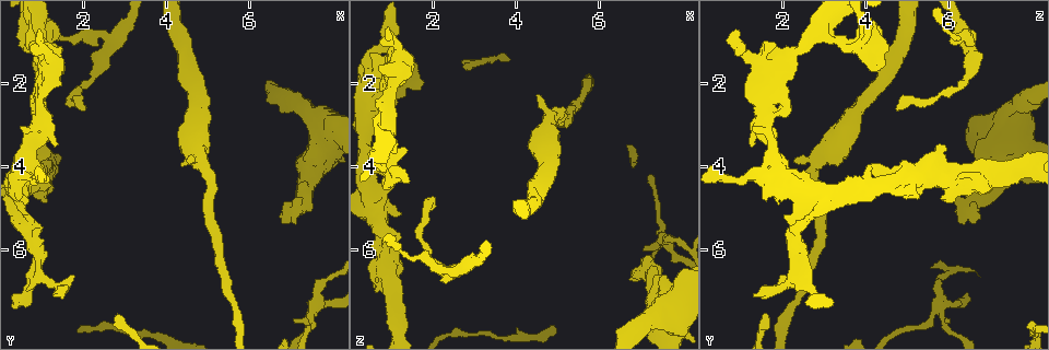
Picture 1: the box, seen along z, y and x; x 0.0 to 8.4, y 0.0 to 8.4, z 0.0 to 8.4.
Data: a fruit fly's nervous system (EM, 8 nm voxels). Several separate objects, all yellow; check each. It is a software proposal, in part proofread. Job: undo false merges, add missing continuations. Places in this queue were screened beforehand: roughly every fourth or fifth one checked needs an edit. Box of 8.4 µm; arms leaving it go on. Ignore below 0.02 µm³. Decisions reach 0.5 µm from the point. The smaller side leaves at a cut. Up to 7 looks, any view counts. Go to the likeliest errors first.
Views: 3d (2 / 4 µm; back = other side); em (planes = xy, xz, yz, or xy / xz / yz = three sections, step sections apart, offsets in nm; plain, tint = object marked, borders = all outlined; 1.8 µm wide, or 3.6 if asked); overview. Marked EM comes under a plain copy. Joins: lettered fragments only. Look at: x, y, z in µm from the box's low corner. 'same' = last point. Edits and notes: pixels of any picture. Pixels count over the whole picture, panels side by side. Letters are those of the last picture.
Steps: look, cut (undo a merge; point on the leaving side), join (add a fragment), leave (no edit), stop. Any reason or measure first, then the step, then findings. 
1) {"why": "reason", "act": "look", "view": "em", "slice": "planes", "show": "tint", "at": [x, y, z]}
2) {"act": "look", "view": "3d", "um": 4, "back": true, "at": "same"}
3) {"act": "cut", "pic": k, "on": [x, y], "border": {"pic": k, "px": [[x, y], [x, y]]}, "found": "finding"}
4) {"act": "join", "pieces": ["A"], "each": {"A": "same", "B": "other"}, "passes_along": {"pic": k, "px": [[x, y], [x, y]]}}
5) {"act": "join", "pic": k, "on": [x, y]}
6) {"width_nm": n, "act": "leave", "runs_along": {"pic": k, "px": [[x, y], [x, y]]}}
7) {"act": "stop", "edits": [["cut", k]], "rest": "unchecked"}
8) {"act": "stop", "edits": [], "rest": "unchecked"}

{"act": "look", "view": "em", "slice": "yz", "step": 16, "show": "tint", "at": [1.00, 2.40, 1.65]}

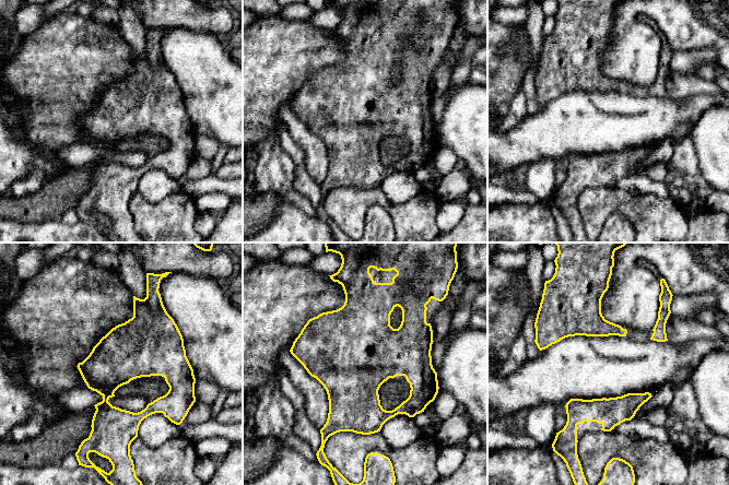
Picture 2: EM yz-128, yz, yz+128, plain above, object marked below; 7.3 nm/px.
{"act": "look", "view": "em", "slice": "planes", "show": "borders", "at": "same"}

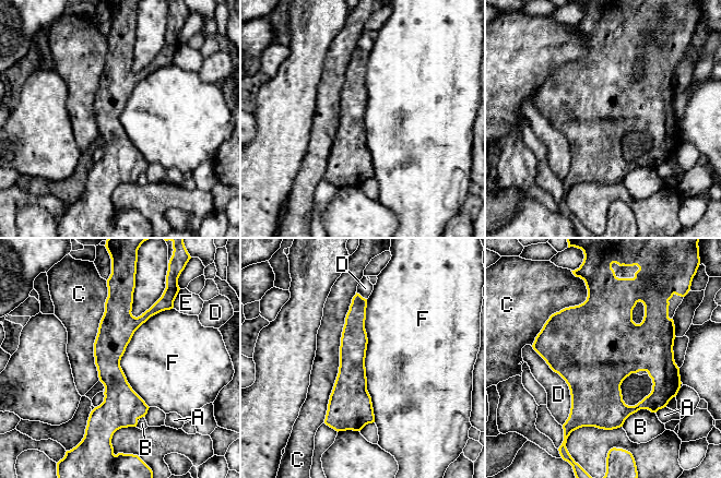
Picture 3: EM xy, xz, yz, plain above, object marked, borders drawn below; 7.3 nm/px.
{"width_nm": 220, "act": "leave", "each": {"A": "other", "B": "other", "C": "other", "D": "other", "E": "other", "F": "other"}, "runs_along": {"pic": 3, "px": [[113, 295], [118, 426]]}, "found": "all the same neuron"}

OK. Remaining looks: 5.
{"why": "branch stops here", "act": "look", "view": "3d", "um": 4, "back": true, "at": [1.95, 2.65, 4.70]}

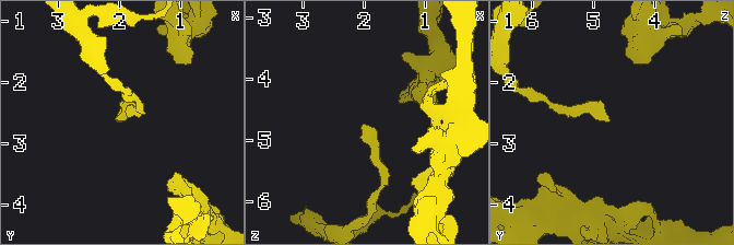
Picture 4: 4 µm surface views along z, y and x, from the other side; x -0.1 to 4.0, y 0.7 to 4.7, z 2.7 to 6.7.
{"act": "look", "view": "em", "slice": "planes", "show": "borders", "at": [2.00, 2.65, 4.75]}

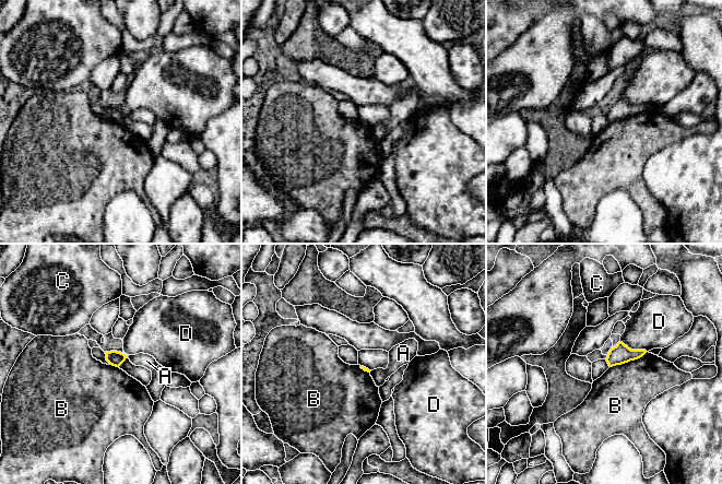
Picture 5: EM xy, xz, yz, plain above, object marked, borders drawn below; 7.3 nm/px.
{"act": "leave", "each": {"A": "other", "B": "other", "C": "other", "D": "other"}, "border": {"pic": 5, "px": [[647, 352], [637, 358], [610, 367]]}, "found": "none of them fits"}

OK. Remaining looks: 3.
{"why": "sharp bend", "act": "look", "view": "3d", "um": 4, "back": true, "at": [0.90, 4.25, 6.35]}

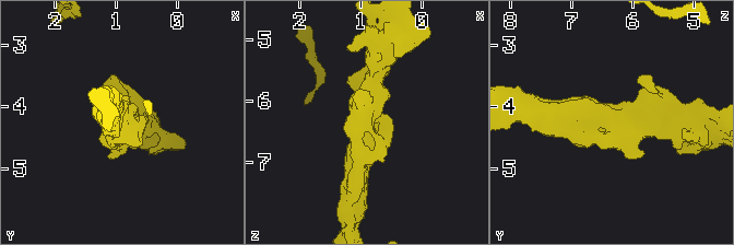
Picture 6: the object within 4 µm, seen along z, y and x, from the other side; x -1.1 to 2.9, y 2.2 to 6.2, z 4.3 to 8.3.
{"act": "look", "view": "em", "slice": "xz", "step": 4, "show": "tint", "at": [0.85, 4.20, 6.35]}

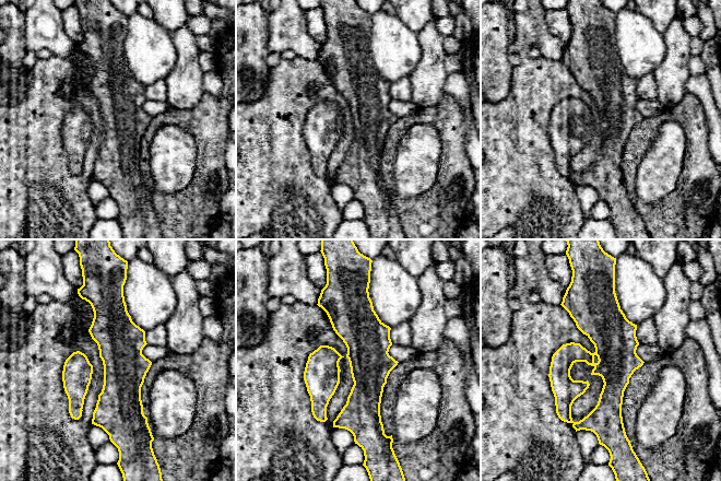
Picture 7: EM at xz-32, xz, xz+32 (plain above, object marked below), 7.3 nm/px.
{"act": "look", "view": "em", "slice": "planes", "show": "borders", "at": "same"}

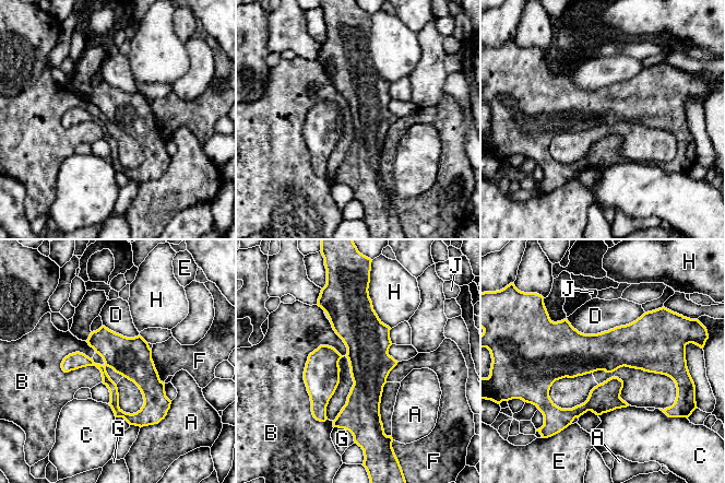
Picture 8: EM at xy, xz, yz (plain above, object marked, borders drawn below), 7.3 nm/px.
{"act": "leave", "each": {"A": "other", "B": "other", "C": "other", "D": "other", "E": "other", "F": "other", "G": "other", "H": "other", "J": "other"}, "border": {"pic": 8, "px": [[320, 344], [304, 383], [324, 422]]}, "found": "all the same neuron"}

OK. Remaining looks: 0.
{"act": "stop", "edits": [], "rest": "unchecked"}

